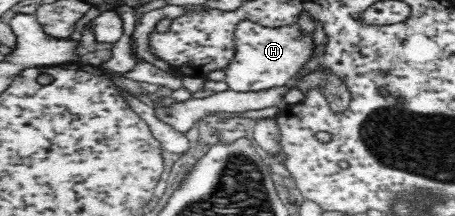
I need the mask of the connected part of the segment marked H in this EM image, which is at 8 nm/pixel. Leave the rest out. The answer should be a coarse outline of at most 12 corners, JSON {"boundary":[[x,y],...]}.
{"boundary":[[239,22],[225,82],[267,90],[315,57],[298,22]]}

